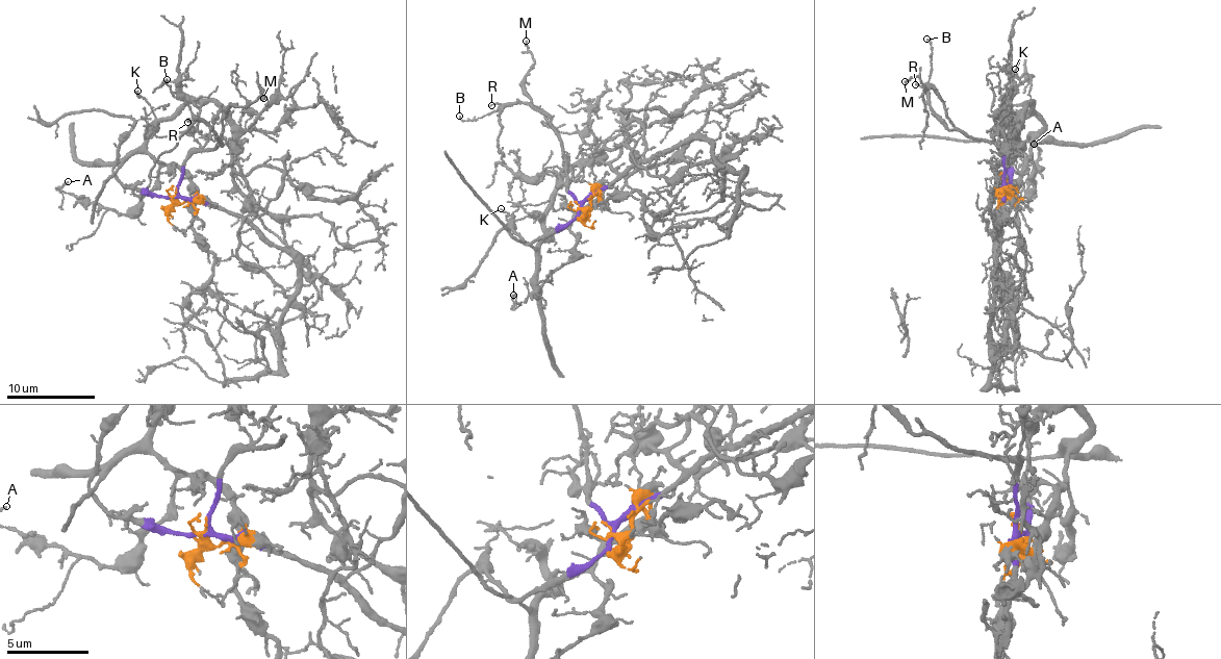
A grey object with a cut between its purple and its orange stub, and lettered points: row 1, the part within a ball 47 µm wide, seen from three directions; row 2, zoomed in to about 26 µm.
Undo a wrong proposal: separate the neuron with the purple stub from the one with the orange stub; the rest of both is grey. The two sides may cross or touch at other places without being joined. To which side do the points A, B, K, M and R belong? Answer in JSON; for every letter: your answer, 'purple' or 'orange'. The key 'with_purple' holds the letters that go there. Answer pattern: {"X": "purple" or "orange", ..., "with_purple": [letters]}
{"A": "orange", "B": "purple", "K": "orange", "M": "purple", "R": "purple", "with_purple": ["B", "M", "R"]}

